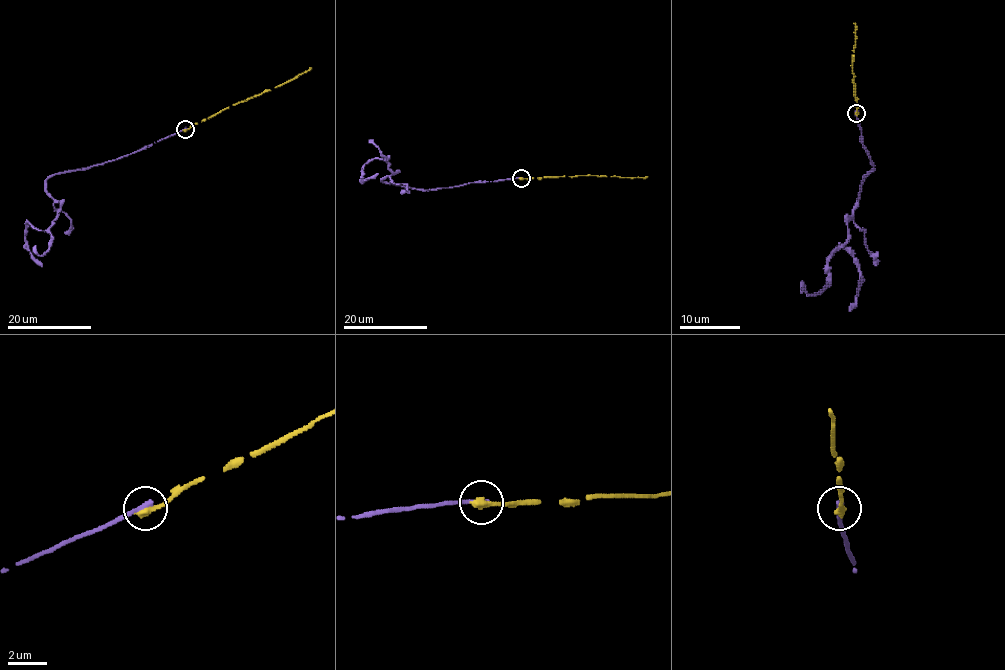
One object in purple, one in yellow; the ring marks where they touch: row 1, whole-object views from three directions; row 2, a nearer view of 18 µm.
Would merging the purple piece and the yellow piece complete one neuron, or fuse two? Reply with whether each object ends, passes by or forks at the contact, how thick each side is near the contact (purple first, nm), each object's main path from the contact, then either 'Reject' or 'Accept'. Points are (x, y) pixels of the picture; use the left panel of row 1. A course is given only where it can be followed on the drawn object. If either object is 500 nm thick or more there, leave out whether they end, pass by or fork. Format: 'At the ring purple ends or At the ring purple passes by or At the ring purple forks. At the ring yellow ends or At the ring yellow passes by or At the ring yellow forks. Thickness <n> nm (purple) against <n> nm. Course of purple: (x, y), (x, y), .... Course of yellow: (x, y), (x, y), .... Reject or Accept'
At the ring purple ends. At the ring yellow ends. Thickness 280 nm (purple) against 400 nm. Course of purple: (185, 129), (53, 174), (46, 191), (60, 203), (58, 216), (44, 231), (27, 222), (25, 230), (42, 266). Course of yellow: (185, 129), (229, 106), (280, 86), (311, 67). Reject

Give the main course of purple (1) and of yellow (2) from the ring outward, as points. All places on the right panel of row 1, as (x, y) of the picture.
1: (857, 112), (873, 164), (847, 220), (847, 238), (828, 259), (838, 247), (854, 258), (860, 285), (849, 311)
2: (857, 112), (852, 71), (854, 23)

